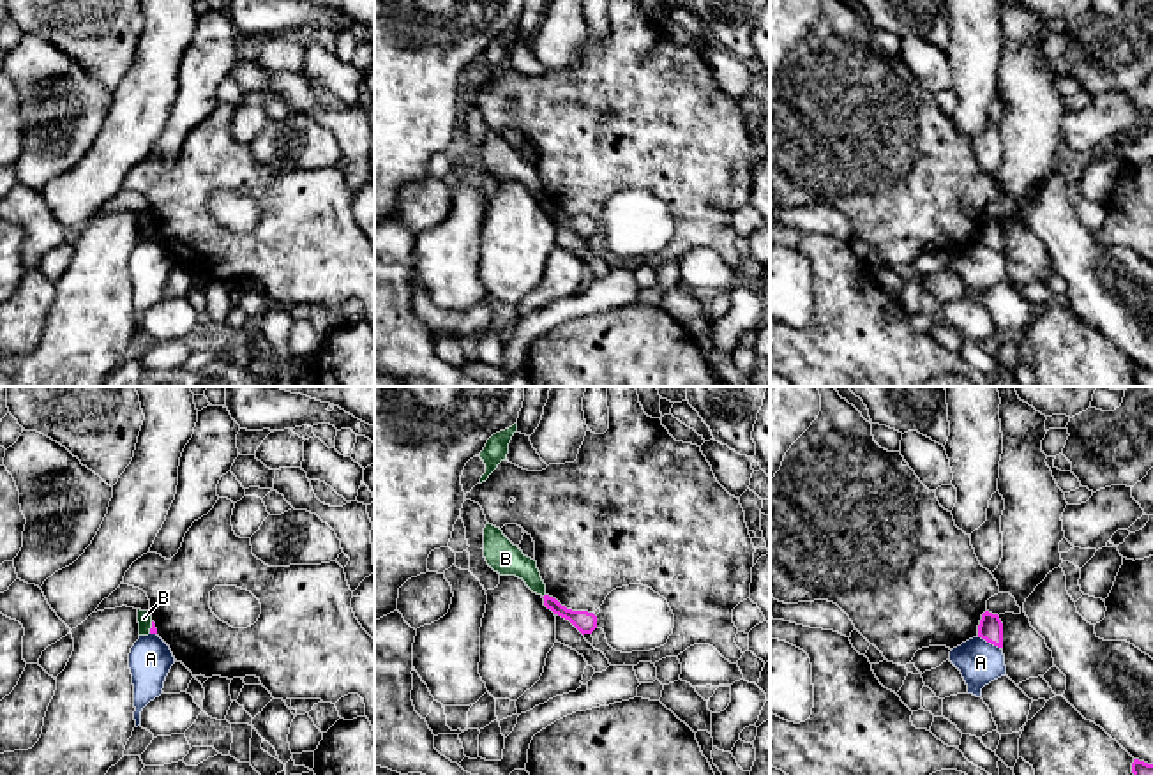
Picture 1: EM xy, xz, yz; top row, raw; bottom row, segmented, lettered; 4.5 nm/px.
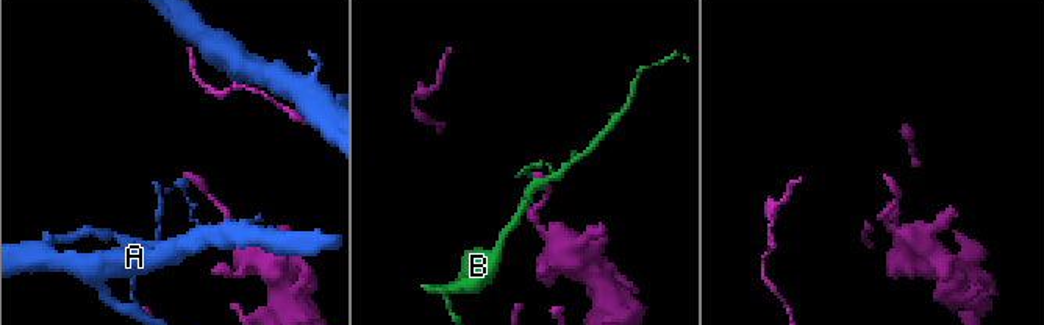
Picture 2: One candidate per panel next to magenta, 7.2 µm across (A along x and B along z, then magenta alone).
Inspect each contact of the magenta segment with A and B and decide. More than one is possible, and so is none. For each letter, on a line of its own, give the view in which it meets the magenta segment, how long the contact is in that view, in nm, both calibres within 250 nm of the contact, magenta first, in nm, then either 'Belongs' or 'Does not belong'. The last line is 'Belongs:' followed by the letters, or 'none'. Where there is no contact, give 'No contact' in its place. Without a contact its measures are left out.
A: Touches magenta in yz. Shared border 130 nm. Thickness 110 nm (magenta) against 200 nm. Does not belong
B: Touches magenta in xy. Shared border 60 nm. Thickness 30 nm (magenta) against 60 nm. Does not belong
Belongs: none

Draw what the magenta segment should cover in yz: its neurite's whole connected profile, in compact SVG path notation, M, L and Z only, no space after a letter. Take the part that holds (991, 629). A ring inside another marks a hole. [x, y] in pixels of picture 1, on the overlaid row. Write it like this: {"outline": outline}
{"outline": "M985 611L978 625L978 637L1003 648L1003 623L998 614Z"}

